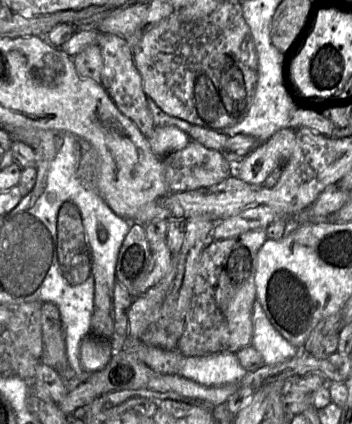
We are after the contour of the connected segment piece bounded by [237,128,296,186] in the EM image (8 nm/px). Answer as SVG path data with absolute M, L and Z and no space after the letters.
M283 128L260 144L239 163L237 178L250 185L261 185L269 174L283 168L296 145L296 131Z

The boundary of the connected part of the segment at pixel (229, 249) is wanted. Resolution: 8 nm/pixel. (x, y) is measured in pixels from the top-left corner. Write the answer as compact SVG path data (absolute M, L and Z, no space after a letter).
M266 229L213 241L197 264L193 295L185 318L185 328L177 351L197 357L220 352L236 352L250 345L253 334L252 309L256 301L255 274L258 252L267 240Z

